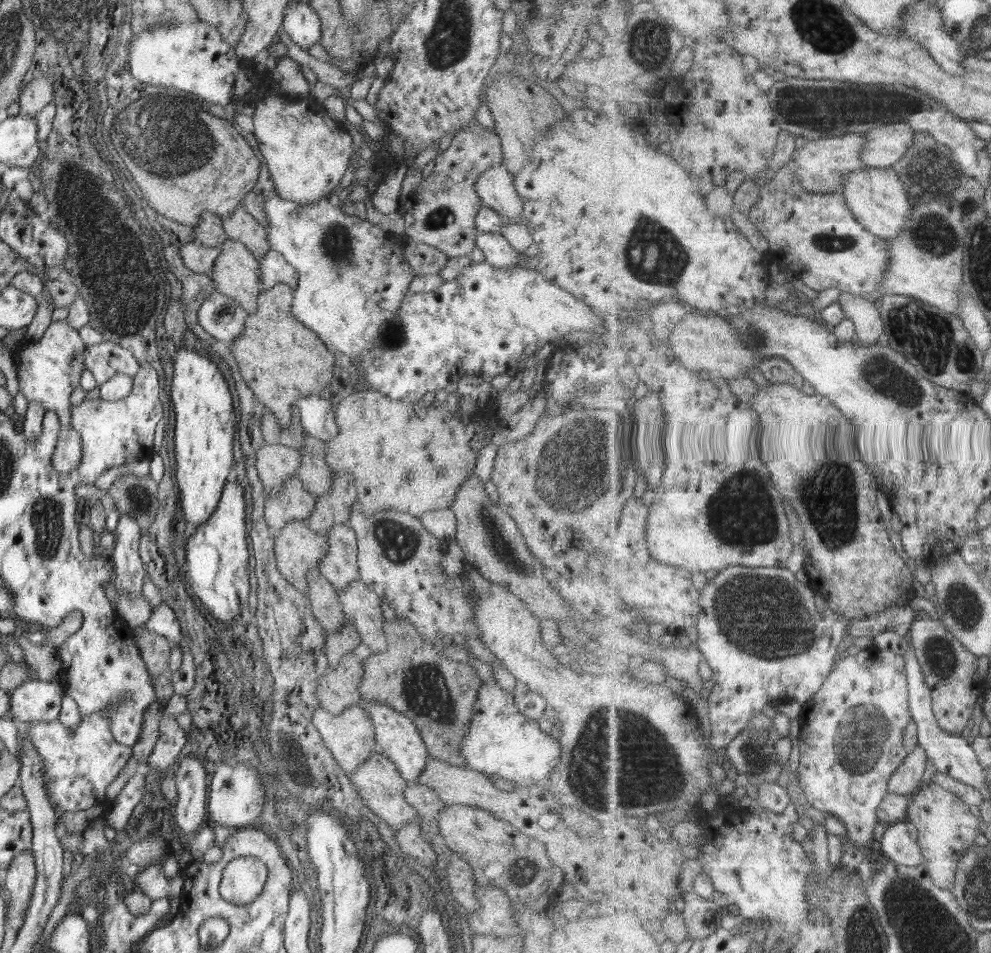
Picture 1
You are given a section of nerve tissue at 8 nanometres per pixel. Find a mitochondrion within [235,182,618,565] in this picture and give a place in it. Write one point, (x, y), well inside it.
(335, 244)

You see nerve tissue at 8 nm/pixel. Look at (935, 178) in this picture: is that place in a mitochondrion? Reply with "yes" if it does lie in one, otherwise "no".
yes

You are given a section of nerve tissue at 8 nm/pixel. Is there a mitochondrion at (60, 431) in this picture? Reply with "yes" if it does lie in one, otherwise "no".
no

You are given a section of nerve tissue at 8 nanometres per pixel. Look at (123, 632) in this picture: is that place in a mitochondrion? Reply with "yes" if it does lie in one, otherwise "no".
no

